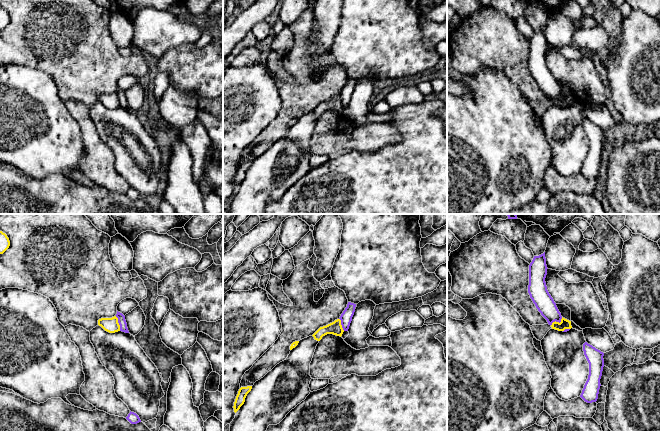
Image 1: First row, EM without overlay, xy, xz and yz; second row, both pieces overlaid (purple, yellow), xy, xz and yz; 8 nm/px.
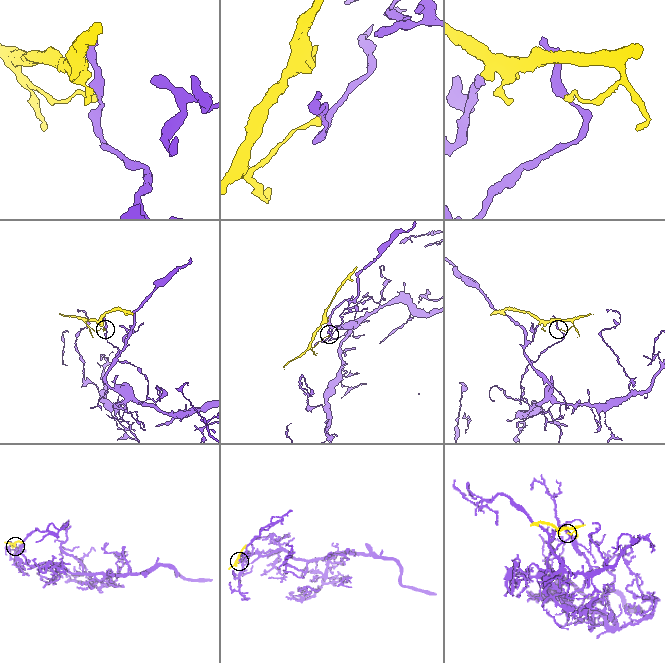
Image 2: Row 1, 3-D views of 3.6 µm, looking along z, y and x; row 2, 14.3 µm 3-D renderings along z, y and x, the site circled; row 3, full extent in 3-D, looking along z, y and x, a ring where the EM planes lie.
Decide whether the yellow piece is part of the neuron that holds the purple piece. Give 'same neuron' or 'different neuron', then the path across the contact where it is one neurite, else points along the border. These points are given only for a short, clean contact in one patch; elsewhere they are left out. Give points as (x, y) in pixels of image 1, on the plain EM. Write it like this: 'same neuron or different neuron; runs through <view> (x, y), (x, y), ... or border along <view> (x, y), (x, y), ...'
different neuron; border along yz (562, 93), (559, 98), (554, 97), (551, 101)

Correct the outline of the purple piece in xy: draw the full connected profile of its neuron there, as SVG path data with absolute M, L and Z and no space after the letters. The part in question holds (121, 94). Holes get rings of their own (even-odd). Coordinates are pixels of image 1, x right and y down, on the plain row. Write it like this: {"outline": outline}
{"outline": "M117 87L116 93L118 94L118 99L120 101L120 107L129 109L128 104L127 104L127 99L125 96L125 92Z"}

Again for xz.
{"outline": "M348 78L347 83L343 87L343 89L340 92L341 101L344 107L348 107L350 99L352 97L352 93L355 88L356 80Z"}

